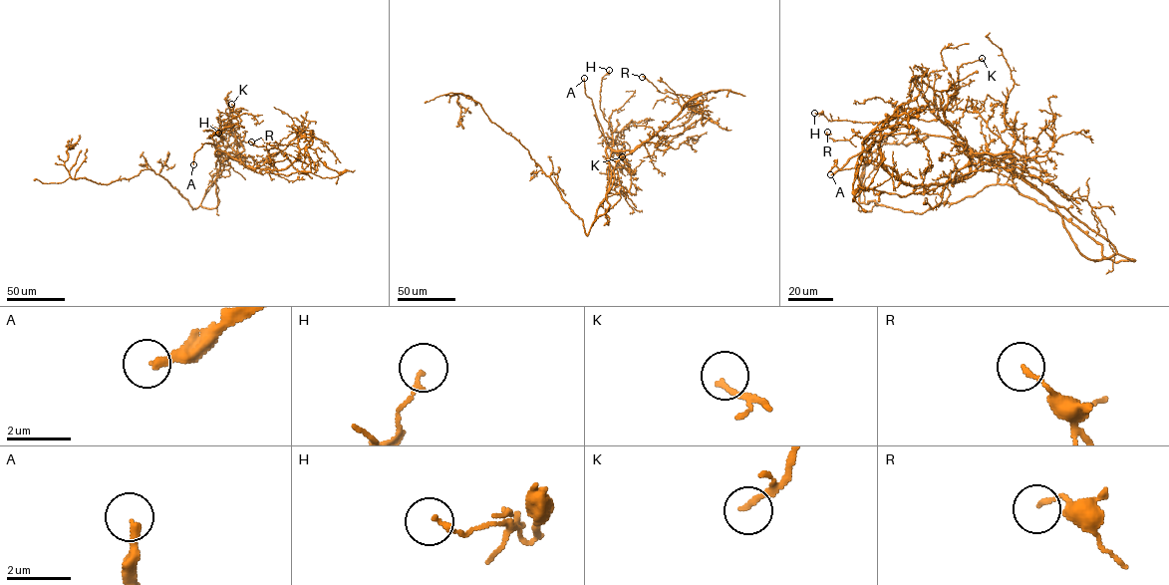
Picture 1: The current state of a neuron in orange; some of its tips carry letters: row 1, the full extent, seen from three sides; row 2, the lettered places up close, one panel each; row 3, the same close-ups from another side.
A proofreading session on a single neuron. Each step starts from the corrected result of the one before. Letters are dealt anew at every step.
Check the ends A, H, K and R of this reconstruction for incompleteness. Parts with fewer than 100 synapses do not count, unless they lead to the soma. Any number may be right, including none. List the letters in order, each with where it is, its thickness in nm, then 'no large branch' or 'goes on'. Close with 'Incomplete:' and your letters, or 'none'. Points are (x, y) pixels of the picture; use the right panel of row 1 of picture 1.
A: (830, 174) | 260 nm | goes on
H: (814, 113) | 160 nm | no large branch
K: (982, 58) | 170 nm | no large branch
R: (827, 132) | 110 nm | no large branch
Incomplete: A

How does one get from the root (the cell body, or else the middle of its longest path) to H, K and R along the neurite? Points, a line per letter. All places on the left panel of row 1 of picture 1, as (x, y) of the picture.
H: (196, 208), (219, 168), (215, 150), (222, 145), (221, 137), (208, 137), (218, 133)
K: (196, 208), (219, 168), (215, 150), (222, 142), (218, 129), (220, 123), (232, 115), (234, 106), (231, 104)
R: (196, 208), (225, 159), (283, 169), (299, 152), (297, 144), (257, 146), (251, 142)

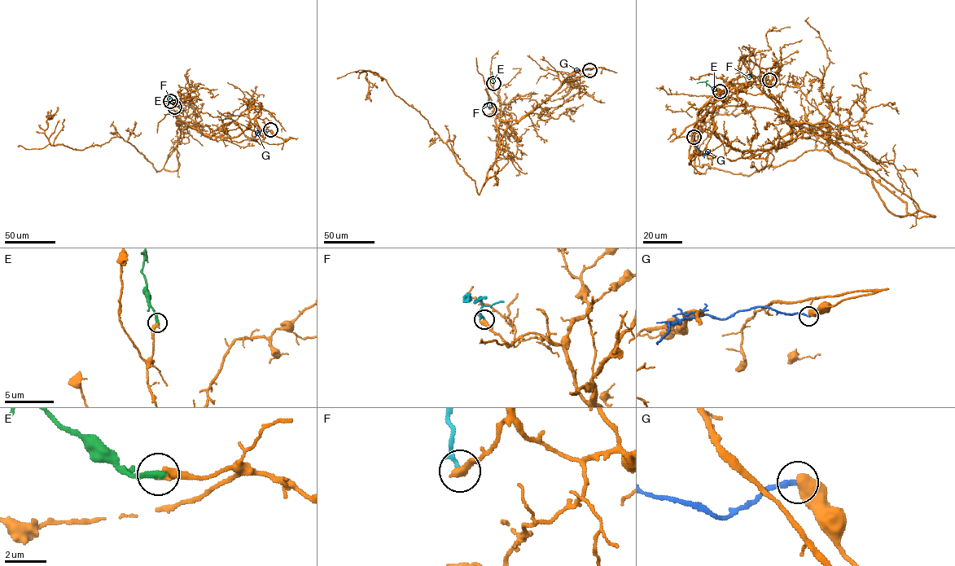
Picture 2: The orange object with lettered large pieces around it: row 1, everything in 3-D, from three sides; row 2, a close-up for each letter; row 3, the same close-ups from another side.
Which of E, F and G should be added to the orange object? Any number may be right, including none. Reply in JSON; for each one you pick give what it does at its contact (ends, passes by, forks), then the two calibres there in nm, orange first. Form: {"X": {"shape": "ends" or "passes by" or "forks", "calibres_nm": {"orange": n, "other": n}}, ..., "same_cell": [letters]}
{"E": {"shape": "ends", "calibres_nm": {"orange": 400, "other": 340}}, "same_cell": ["E"]}

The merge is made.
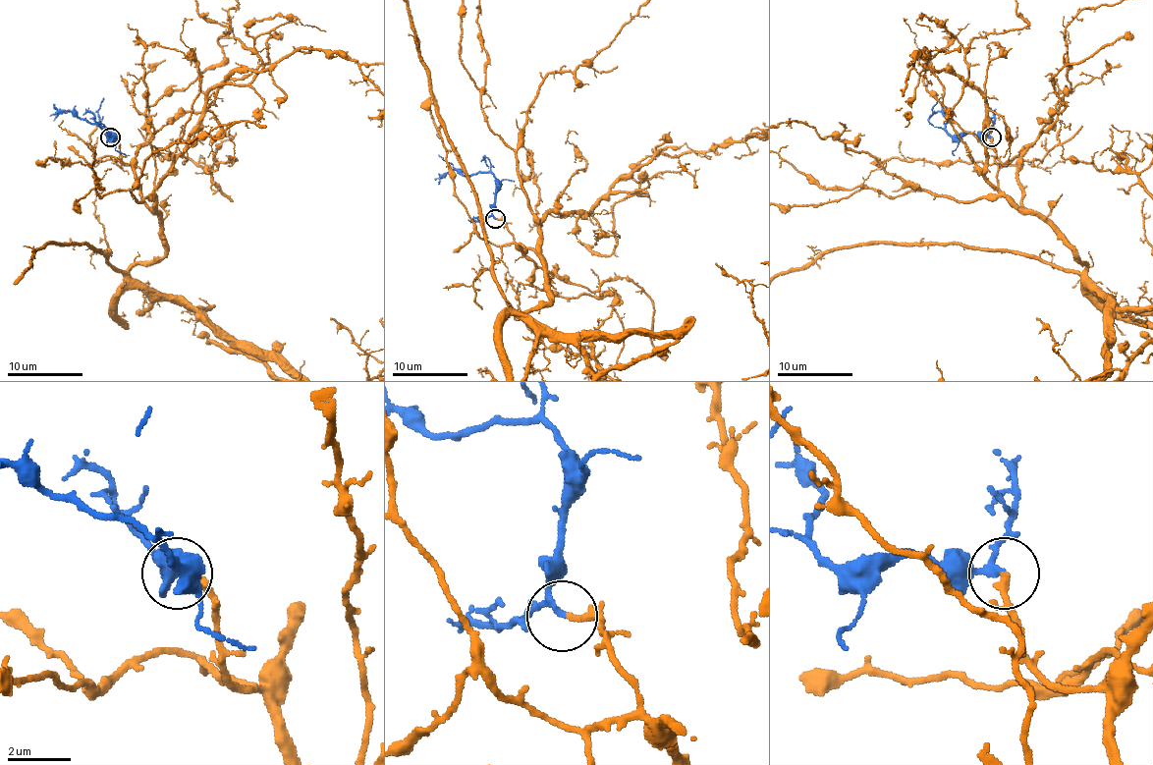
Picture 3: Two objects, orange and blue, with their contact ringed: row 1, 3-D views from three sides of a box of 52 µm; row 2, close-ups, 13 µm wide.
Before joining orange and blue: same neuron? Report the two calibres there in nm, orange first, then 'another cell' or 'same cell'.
220 nm thick on the orange side, 170 nm on the other; same cell

